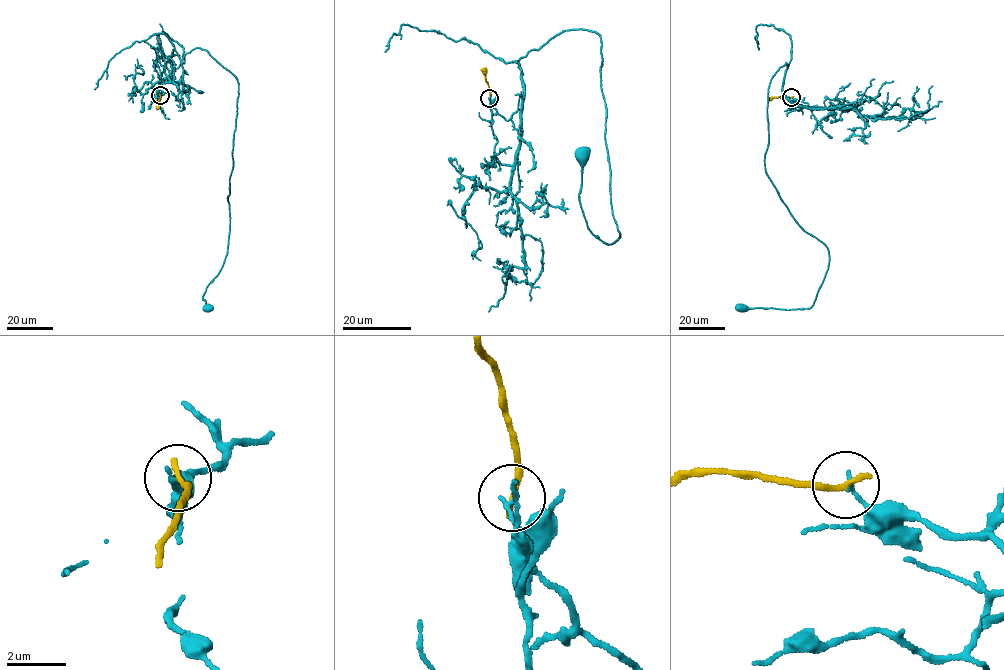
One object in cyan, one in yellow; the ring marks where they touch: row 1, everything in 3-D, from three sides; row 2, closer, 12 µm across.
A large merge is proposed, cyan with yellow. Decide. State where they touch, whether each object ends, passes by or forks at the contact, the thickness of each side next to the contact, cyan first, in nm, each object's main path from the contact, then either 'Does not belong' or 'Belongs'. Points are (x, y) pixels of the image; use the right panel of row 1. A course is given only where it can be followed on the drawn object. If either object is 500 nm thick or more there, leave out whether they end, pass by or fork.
Place: (791, 97). At the ring cyan ends. At the ring yellow ends. Thickness 150 nm (cyan) against 220 nm. Course of cyan: (791, 97), (808, 104), (782, 90), (786, 63), (768, 89), (764, 169), (829, 263), (812, 306), (740, 309). Course of yellow: (791, 97), (767, 99). Does not belong

